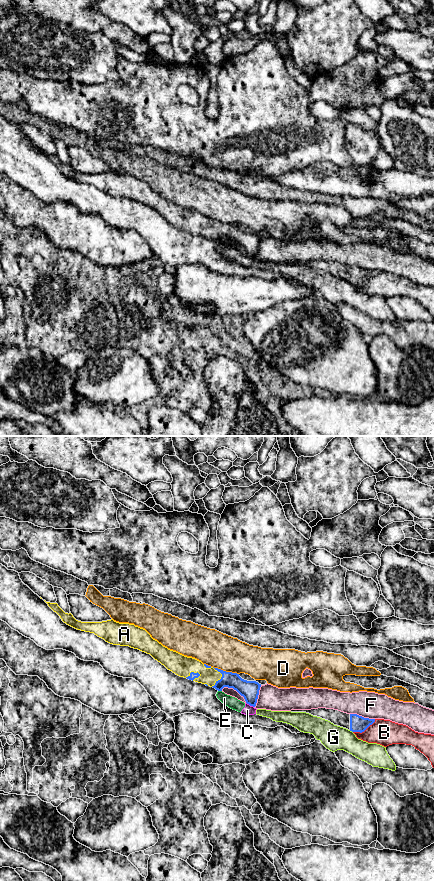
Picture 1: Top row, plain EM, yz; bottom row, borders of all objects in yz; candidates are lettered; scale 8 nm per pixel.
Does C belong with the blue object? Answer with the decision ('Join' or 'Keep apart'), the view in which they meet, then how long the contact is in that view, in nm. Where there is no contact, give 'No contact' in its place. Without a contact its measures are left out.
Keep apart. Touches blue in yz. Shared border 80 nm

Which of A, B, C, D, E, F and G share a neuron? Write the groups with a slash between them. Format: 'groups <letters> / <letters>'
groups A / B / C E G / D / F

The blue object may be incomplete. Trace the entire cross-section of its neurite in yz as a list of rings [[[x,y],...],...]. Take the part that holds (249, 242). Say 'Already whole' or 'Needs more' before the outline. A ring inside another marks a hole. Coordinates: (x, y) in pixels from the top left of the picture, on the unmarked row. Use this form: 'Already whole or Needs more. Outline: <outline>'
Needs more. Outline: [[[46,155],[54,164],[60,168],[64,175],[77,182],[94,185],[98,189],[113,197],[129,198],[131,200],[138,201],[142,204],[150,206],[155,212],[164,217],[168,222],[172,223],[180,229],[205,236],[206,238],[213,239],[218,243],[222,243],[224,239],[233,240],[244,249],[247,256],[253,259],[256,258],[259,242],[261,239],[261,236],[256,233],[244,232],[237,225],[226,224],[221,221],[208,218],[195,210],[187,209],[176,203],[170,202],[159,195],[157,192],[153,191],[145,181],[135,178],[134,176],[119,175],[113,171],[102,174],[81,174],[76,172],[71,165],[65,165],[57,155]]]

